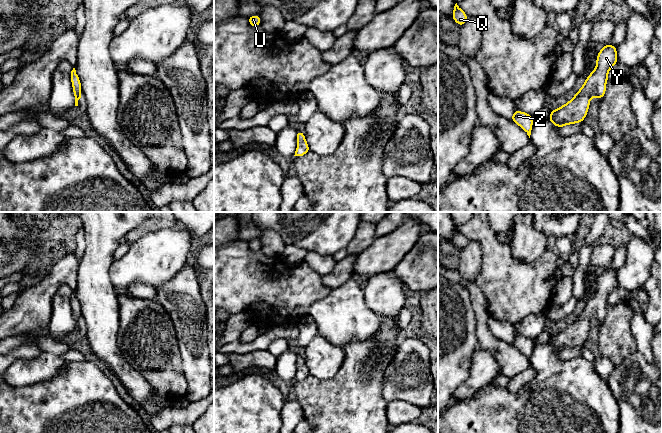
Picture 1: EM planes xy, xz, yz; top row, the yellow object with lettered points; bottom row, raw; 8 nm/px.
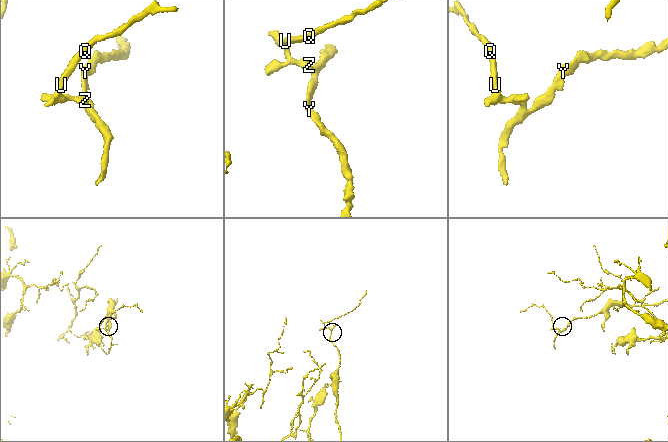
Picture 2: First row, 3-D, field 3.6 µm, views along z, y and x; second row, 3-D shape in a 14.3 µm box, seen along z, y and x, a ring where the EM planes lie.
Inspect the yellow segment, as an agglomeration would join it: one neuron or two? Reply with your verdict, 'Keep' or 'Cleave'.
Keep

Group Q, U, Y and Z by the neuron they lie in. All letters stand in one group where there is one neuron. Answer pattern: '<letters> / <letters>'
Q U Y Z

